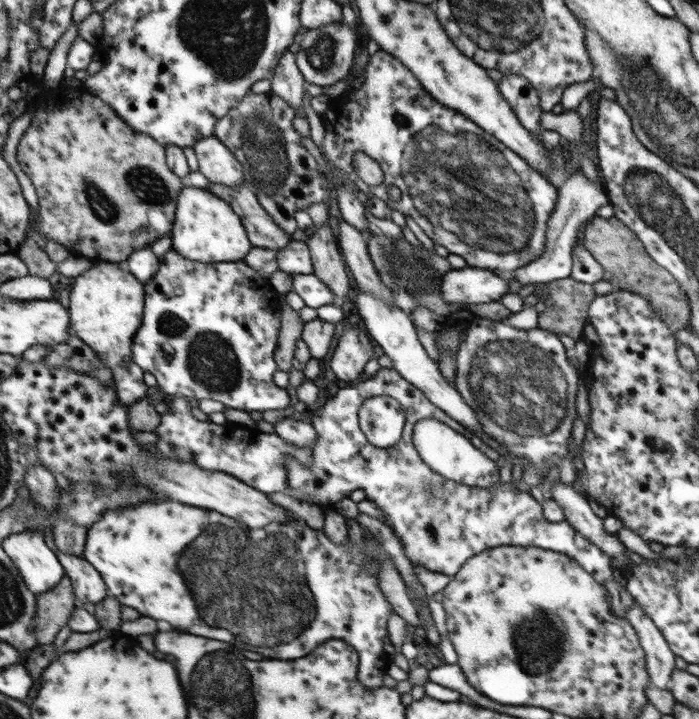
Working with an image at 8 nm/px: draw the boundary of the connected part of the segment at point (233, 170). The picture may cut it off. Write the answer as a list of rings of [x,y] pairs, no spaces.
[[[214,134],[198,140],[193,150],[198,160],[198,171],[212,184],[230,188],[244,185],[242,164]]]

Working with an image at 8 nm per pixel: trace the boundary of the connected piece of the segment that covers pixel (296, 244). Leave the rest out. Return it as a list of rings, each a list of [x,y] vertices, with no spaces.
[[[291,240],[288,246],[277,250],[276,262],[280,271],[296,274],[312,274],[314,266],[312,266],[309,248],[304,241]]]

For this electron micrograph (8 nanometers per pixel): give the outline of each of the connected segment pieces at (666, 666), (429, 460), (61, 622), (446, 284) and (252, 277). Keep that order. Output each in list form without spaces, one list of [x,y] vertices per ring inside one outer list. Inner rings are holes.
[[[634,602],[626,612],[626,619],[634,628],[645,652],[644,664],[651,684],[656,688],[669,689],[675,668],[676,655],[670,650],[654,621]]]
[[[433,418],[418,421],[413,428],[413,443],[420,458],[438,474],[466,486],[492,488],[499,484],[499,468],[465,436]]]
[[[64,575],[54,589],[36,595],[36,599],[38,600],[36,640],[39,640],[41,645],[53,644],[74,612],[76,598],[70,578]]]
[[[465,267],[452,269],[441,277],[440,294],[448,304],[478,305],[498,301],[510,293],[510,280],[498,271]]]
[[[174,249],[169,250],[159,258],[159,270],[146,282],[145,305],[140,328],[136,331],[131,344],[131,359],[143,370],[154,374],[157,386],[160,387],[160,397],[189,398],[196,401],[210,398],[221,402],[228,409],[235,409],[246,412],[266,412],[271,410],[284,410],[293,404],[293,392],[289,388],[278,387],[272,375],[276,372],[277,364],[274,360],[274,350],[278,342],[278,333],[281,327],[282,296],[274,291],[270,285],[269,277],[260,275],[256,270],[244,264],[243,261],[216,261],[215,263],[204,264],[204,262],[192,262],[182,258]]]

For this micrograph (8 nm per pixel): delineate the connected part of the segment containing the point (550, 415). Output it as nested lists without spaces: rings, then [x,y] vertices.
[[[473,318],[461,338],[455,365],[457,391],[468,407],[475,411],[483,430],[507,450],[531,462],[525,468],[522,478],[517,483],[512,482],[515,490],[529,494],[532,486],[541,484],[543,474],[547,474],[552,466],[558,466],[562,458],[569,456],[568,438],[574,428],[574,419],[579,416],[576,412],[576,393],[580,388],[578,369],[568,361],[564,343],[558,334],[539,326],[520,330],[504,321]]]

